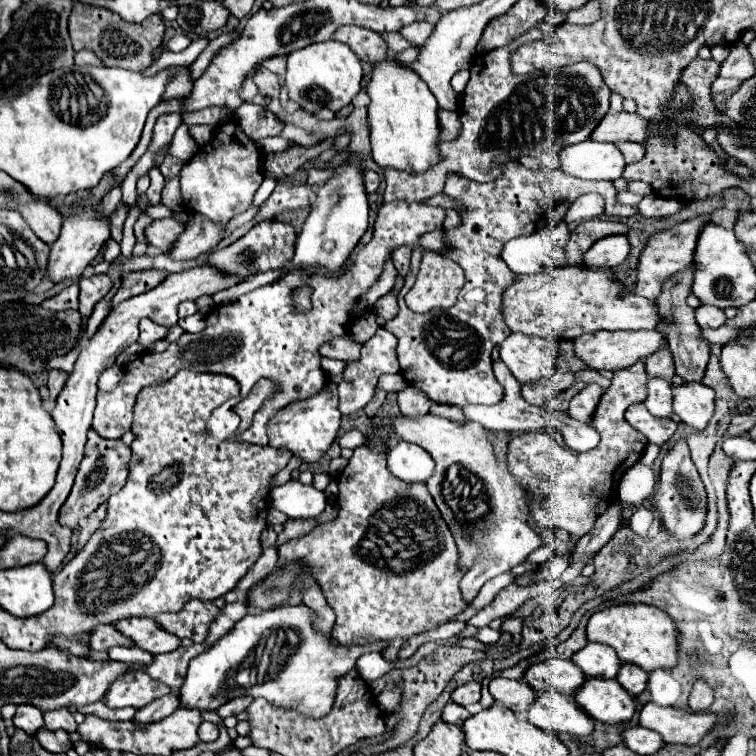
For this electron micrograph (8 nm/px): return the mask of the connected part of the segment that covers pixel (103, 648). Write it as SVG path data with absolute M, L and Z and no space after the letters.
M97 626L91 632L91 648L97 652L107 652L111 646L133 646L127 636L123 636L115 626Z

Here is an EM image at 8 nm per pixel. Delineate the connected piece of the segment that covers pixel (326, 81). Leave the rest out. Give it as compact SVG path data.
M329 40L313 46L305 46L287 56L285 84L289 98L295 100L307 112L315 112L315 106L325 106L333 112L351 104L351 98L361 90L363 68L357 54L343 42Z

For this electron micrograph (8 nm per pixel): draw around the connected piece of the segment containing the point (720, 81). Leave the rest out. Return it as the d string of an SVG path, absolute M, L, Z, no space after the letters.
M717 78L717 80L713 82L711 90L713 90L713 94L717 94L717 92L731 92L731 90L737 90L737 88L739 88L741 84L743 84L741 80L729 80L729 78Z

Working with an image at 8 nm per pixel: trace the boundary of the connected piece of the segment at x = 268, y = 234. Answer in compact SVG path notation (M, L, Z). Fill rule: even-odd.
M269 220L269 222L261 222L261 224L253 226L243 238L239 238L231 246L211 252L209 264L219 268L225 274L235 274L235 276L241 276L247 280L259 272L283 268L293 258L293 252L295 252L295 230L293 230L293 226L277 222L277 220Z

